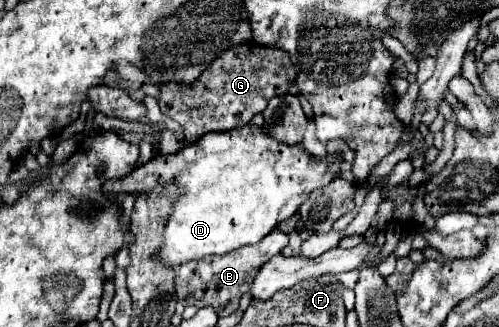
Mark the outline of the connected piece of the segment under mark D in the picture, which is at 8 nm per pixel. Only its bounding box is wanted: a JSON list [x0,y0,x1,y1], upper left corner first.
[104,123,344,267]

